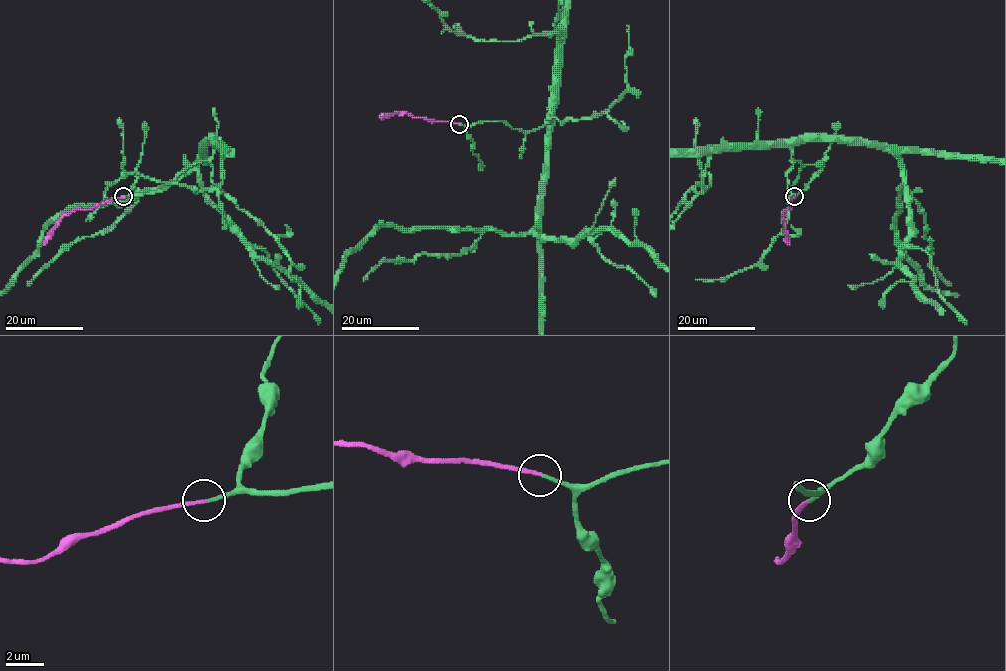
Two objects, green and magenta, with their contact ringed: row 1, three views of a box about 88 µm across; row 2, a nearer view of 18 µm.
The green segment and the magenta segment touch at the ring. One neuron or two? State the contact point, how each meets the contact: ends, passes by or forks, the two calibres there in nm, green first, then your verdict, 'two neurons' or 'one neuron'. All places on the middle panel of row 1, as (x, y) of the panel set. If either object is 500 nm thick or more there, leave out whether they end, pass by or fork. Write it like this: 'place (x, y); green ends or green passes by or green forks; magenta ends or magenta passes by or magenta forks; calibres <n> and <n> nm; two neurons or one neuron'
place (459, 124); green ends; magenta ends; calibres 200 and 200 nm; one neuron

